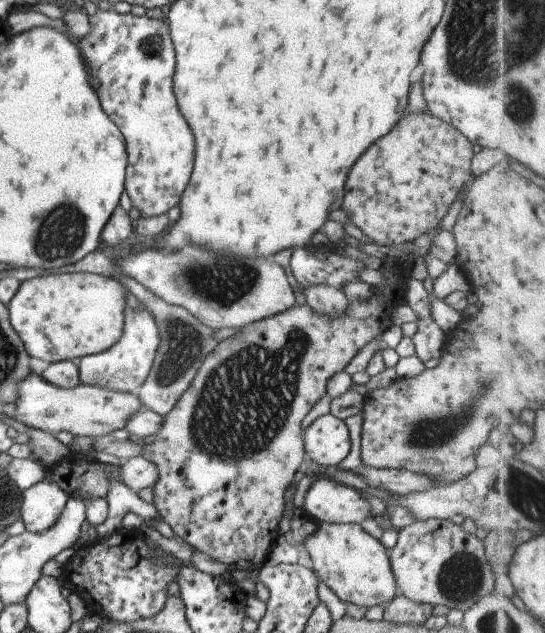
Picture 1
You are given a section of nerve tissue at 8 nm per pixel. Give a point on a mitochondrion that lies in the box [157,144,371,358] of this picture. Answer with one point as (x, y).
(222, 283)

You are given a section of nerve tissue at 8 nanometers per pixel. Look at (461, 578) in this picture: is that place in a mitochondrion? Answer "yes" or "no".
yes

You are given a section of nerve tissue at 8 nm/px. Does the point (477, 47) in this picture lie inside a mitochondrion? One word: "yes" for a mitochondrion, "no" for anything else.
yes

